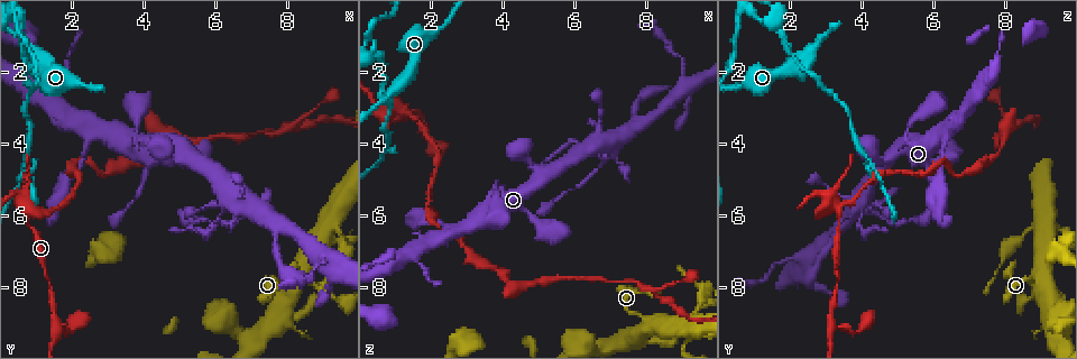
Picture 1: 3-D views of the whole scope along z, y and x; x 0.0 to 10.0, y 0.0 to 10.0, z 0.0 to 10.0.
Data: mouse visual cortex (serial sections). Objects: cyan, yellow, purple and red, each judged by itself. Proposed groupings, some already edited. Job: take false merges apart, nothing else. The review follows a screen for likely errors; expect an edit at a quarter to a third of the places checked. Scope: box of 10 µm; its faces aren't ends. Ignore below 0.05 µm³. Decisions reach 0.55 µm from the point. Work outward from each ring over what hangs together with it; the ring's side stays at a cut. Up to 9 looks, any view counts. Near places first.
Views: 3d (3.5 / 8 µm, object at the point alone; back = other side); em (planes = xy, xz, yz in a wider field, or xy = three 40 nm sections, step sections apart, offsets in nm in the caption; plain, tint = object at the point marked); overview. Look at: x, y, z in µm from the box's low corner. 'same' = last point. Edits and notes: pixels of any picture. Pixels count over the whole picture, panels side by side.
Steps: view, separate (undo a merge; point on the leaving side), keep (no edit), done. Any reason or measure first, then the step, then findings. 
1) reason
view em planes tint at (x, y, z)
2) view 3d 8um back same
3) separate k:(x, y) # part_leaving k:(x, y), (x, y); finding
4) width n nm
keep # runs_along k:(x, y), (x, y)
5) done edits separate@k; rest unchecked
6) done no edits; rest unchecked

sharp bend
view 3d 3.5um at (0.85, 5.80, 3.30)

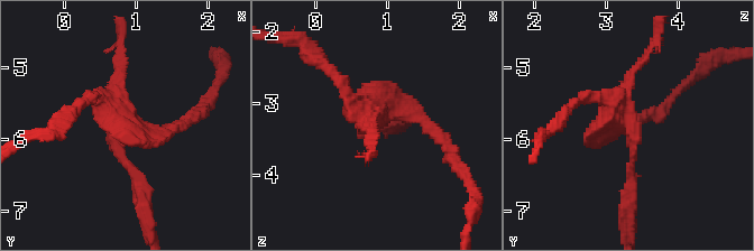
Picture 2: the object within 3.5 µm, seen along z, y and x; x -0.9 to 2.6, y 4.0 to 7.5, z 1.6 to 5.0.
need the tissue
view em xy step 1 tint at (0.75, 5.70, 3.25)

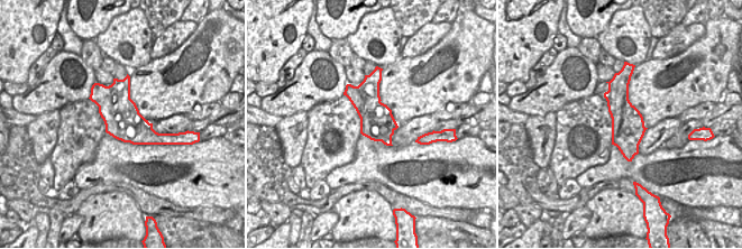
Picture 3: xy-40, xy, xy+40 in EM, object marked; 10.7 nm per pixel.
separate 2:(429, 128) # part_leaving 2:(121, 120), (169, 131), (200, 110); a second cell is stuck on

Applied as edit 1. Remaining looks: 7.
view overview

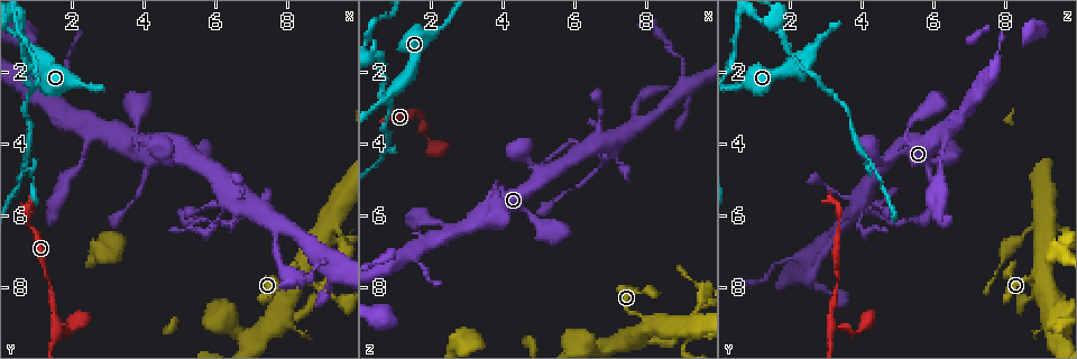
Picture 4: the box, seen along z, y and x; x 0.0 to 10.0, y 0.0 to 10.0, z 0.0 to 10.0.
three-way junction
view 3d 8um at (1.65, 9.05, 3.10)

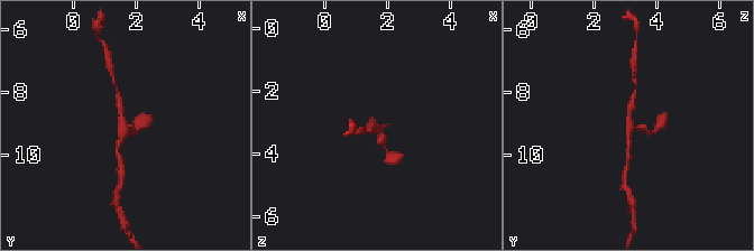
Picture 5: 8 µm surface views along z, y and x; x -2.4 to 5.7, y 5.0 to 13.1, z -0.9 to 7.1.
shape alone is not enough
view em planes tint same

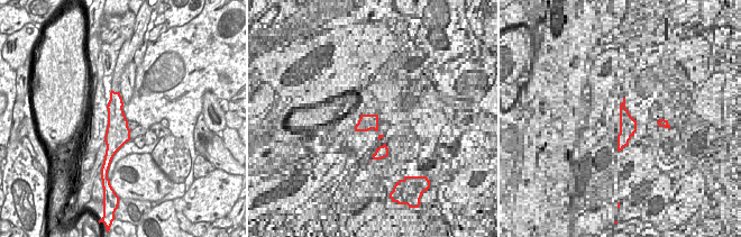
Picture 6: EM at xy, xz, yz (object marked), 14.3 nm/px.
arm_widths 150, 150, 200 nm
keep # all the same cell

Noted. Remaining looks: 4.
calibre changes
view 3d 3.5um at (9.30, 8.30, 8.75)

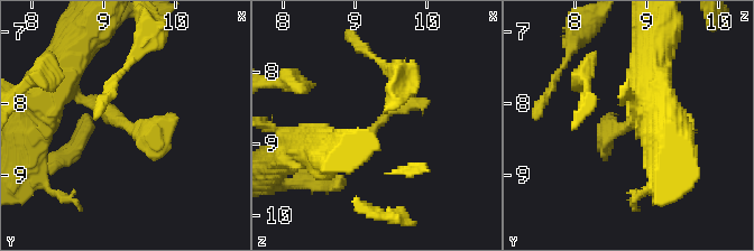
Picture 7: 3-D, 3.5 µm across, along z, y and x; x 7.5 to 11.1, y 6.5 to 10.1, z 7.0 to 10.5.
need the tissue
view em xy step 2 tint at (9.35, 8.30, 8.75)

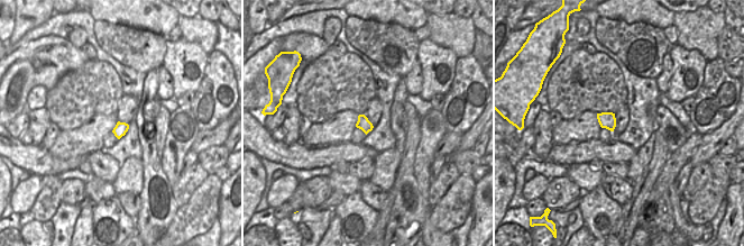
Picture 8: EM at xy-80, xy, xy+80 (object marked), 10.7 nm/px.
keep # runs_along 7:(324, 152), (351, 150), (400, 104), (421, 110); one cell here

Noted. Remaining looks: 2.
three-way junction
view 3d 3.5um at (7.05, 5.75, 3.95)

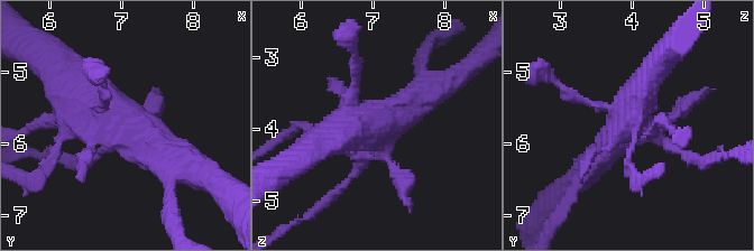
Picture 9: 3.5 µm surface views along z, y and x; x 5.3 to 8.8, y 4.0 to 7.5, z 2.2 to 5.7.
need the tissue
view em xy step 1 tint at (7.10, 5.70, 3.95)

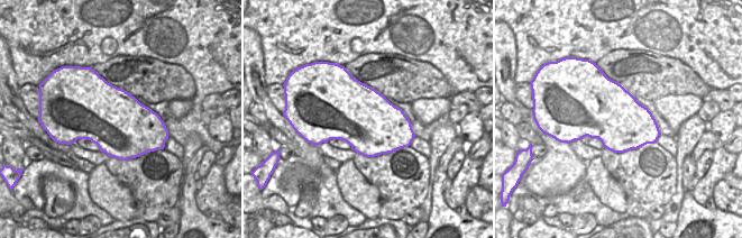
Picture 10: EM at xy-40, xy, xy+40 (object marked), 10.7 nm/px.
keep # runs_along 9:(52, 68), (113, 110), (165, 158); one cell here

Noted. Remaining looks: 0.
done edits separate@2; rest unchecked

